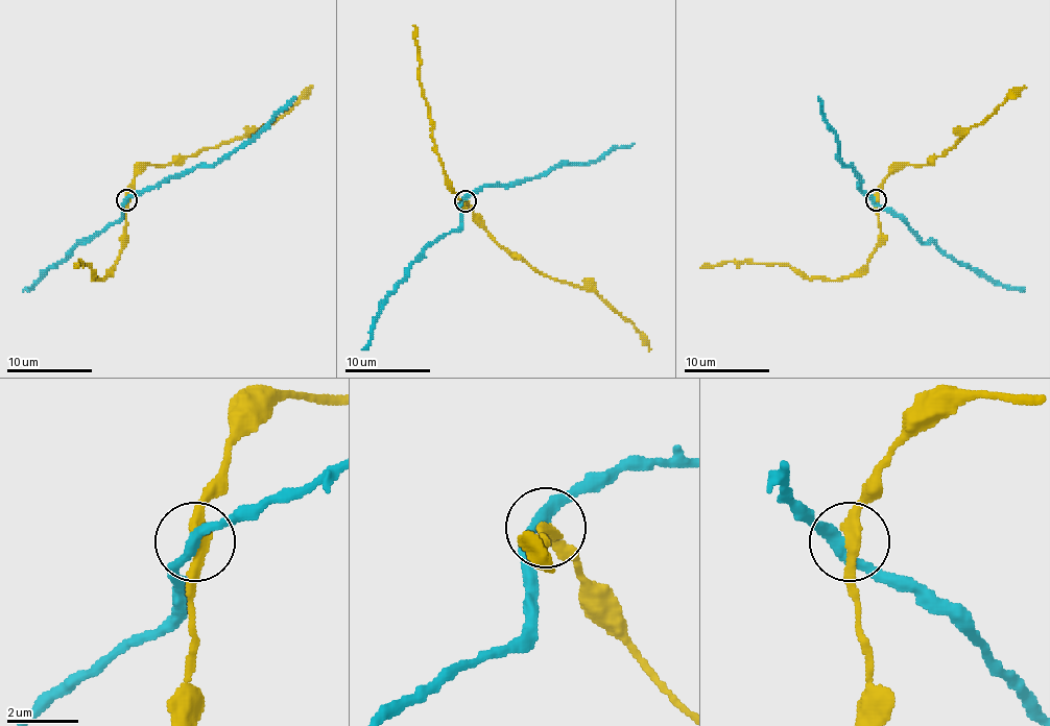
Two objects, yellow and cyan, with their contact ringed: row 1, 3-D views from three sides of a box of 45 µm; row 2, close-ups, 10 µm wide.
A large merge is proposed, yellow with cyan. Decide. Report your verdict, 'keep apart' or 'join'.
keep apart

